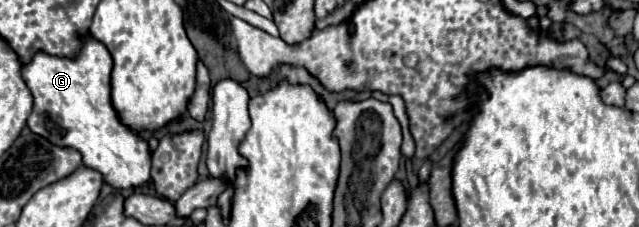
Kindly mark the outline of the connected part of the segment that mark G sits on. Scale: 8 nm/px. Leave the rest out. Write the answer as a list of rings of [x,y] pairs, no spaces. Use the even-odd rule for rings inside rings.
[[[91,34],[85,36],[75,58],[37,52],[31,62],[21,66],[21,76],[33,94],[33,112],[27,126],[57,146],[71,146],[83,154],[83,164],[103,174],[113,188],[137,188],[151,178],[151,154],[147,142],[119,122],[111,106],[111,68],[109,50]]]

